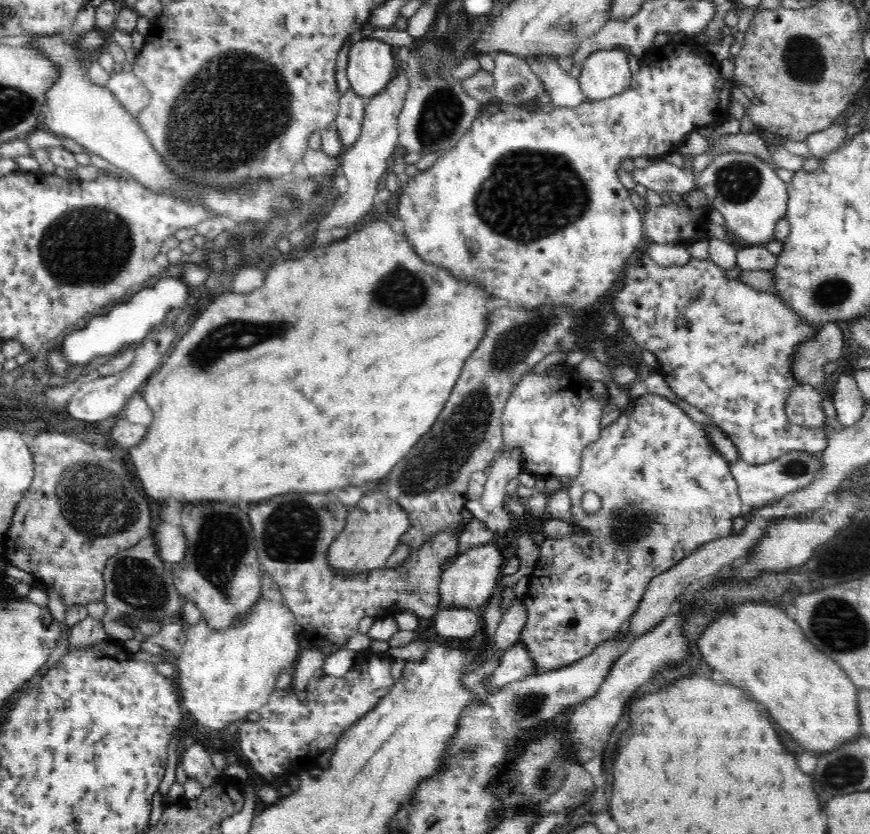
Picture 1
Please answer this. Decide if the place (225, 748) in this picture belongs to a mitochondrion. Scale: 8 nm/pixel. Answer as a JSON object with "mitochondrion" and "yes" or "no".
{"mitochondrion":"no"}

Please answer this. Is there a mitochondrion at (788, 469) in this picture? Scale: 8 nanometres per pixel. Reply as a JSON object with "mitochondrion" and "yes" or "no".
{"mitochondrion":"yes"}

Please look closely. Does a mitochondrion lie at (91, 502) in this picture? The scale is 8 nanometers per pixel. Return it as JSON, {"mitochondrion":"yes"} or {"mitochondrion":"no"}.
{"mitochondrion":"yes"}

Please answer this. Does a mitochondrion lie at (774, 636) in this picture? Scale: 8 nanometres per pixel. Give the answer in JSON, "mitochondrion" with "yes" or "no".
{"mitochondrion":"no"}

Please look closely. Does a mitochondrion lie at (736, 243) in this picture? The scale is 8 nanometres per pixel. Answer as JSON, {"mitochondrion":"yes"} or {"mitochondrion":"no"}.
{"mitochondrion":"no"}

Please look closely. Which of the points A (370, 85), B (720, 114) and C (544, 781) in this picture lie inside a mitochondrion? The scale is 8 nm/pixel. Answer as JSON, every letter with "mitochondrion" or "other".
{"A":"other","B":"other","C":"mitochondrion"}

